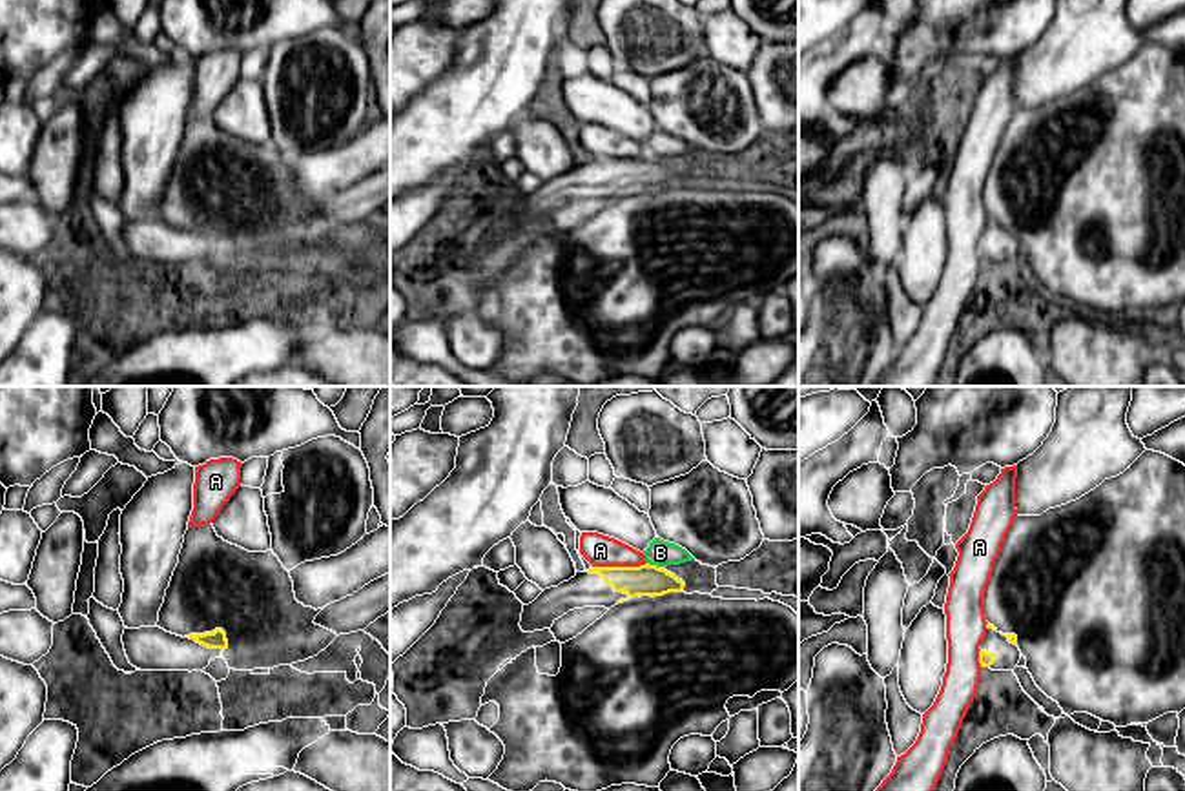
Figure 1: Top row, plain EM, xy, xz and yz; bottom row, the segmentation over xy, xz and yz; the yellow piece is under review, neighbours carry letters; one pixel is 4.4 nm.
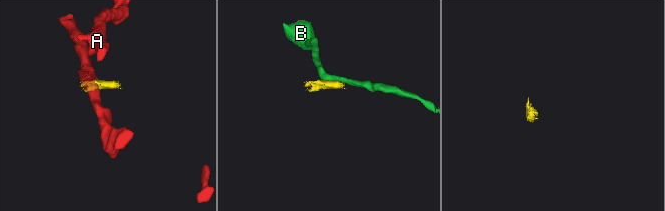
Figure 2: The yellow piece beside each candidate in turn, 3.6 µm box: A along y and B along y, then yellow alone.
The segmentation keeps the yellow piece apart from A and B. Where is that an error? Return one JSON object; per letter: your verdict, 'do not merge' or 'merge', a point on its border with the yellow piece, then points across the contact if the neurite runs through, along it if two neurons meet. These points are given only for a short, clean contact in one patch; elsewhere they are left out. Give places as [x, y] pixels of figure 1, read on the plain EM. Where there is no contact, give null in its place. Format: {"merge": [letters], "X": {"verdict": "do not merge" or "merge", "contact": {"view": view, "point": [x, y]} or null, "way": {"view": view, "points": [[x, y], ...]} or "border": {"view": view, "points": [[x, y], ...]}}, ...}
{"merge": [], "A": {"verdict": "do not merge", "contact": {"view": "xz", "point": [618, 159]}, "border": {"view": "xz", "points": [[646, 154], [638, 157], [593, 159]]}}, "B": {"verdict": "do not merge", "contact": {"view": "xz", "point": [653, 157]}, "border": {"view": "xz", "points": [[648, 154], [659, 159]]}}}

